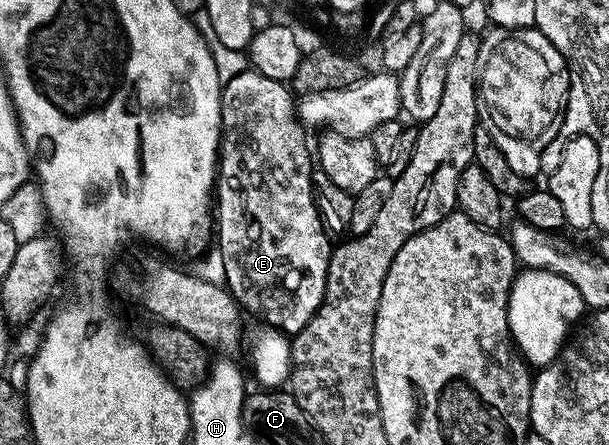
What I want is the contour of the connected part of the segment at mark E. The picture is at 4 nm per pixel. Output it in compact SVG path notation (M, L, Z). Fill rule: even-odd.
M247 68L240 75L234 76L229 82L223 83L220 91L220 161L218 163L218 177L214 187L214 230L218 235L218 249L222 254L225 264L225 283L237 302L249 315L260 318L263 325L273 326L276 330L289 336L295 336L310 324L310 320L318 312L318 308L324 299L326 292L326 280L328 279L328 265L334 249L330 241L330 235L324 229L324 221L320 213L316 211L316 195L312 193L312 172L314 158L308 155L308 142L304 139L305 127L298 121L298 106L294 101L294 94L285 83L278 80L270 80L270 76L262 76L256 70Z

